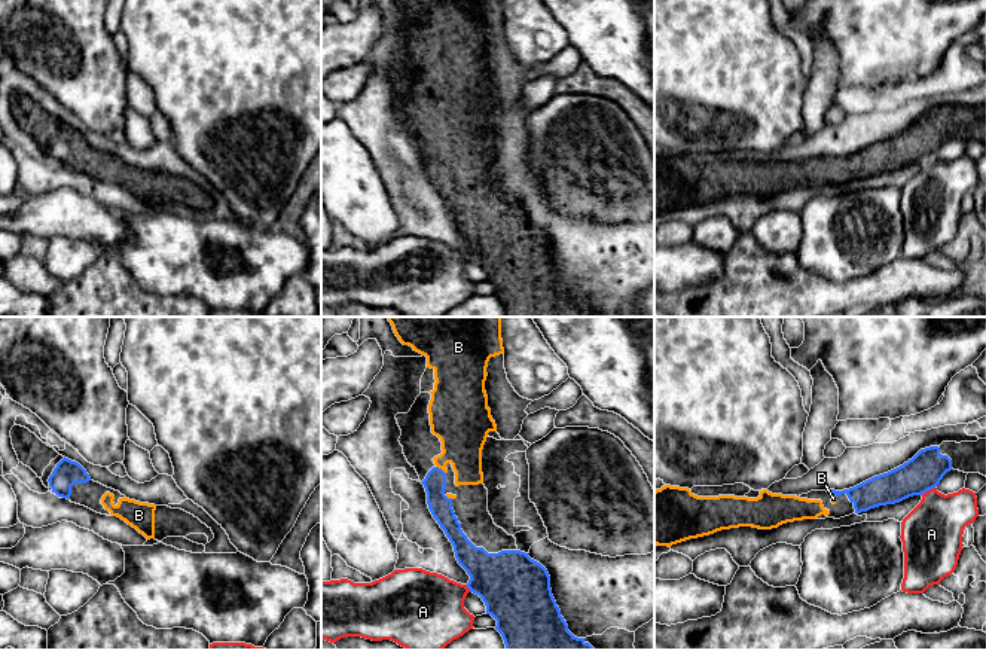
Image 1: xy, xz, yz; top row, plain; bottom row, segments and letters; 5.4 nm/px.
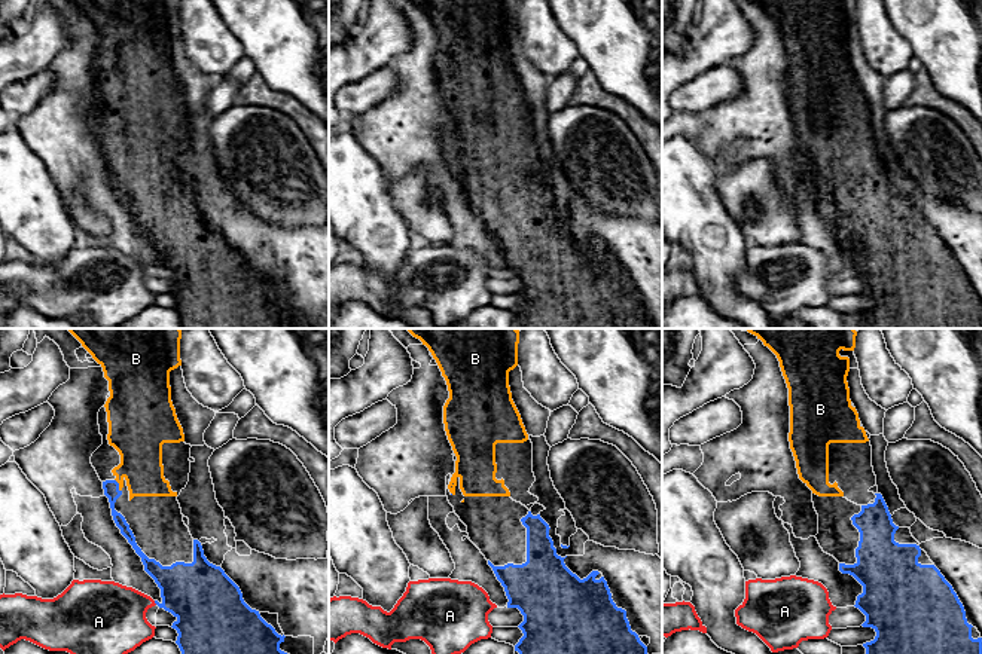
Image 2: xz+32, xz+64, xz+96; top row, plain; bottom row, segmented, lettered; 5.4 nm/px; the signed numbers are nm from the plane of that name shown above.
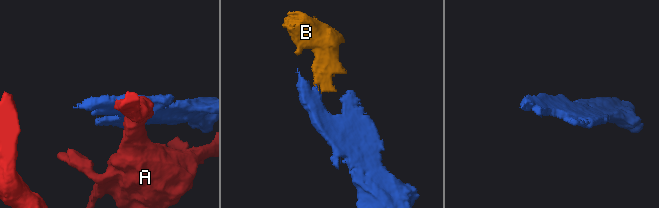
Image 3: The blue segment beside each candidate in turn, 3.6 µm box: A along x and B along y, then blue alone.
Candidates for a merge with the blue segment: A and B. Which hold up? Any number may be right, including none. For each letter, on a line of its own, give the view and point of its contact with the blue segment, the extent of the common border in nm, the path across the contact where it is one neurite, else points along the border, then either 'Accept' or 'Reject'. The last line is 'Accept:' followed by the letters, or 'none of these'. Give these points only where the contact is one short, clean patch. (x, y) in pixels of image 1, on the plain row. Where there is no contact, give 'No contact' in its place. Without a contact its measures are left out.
A: Touches blue at yz (927, 156). Shared border 90 nm. Boundary: yz (934, 153), (921, 161). Reject
B: Touches blue at xz (440, 136). Shared border 70 nm. Path across: xz (440, 173), (440, 136), (463, 107), (463, 95). Accept
Accept: B

